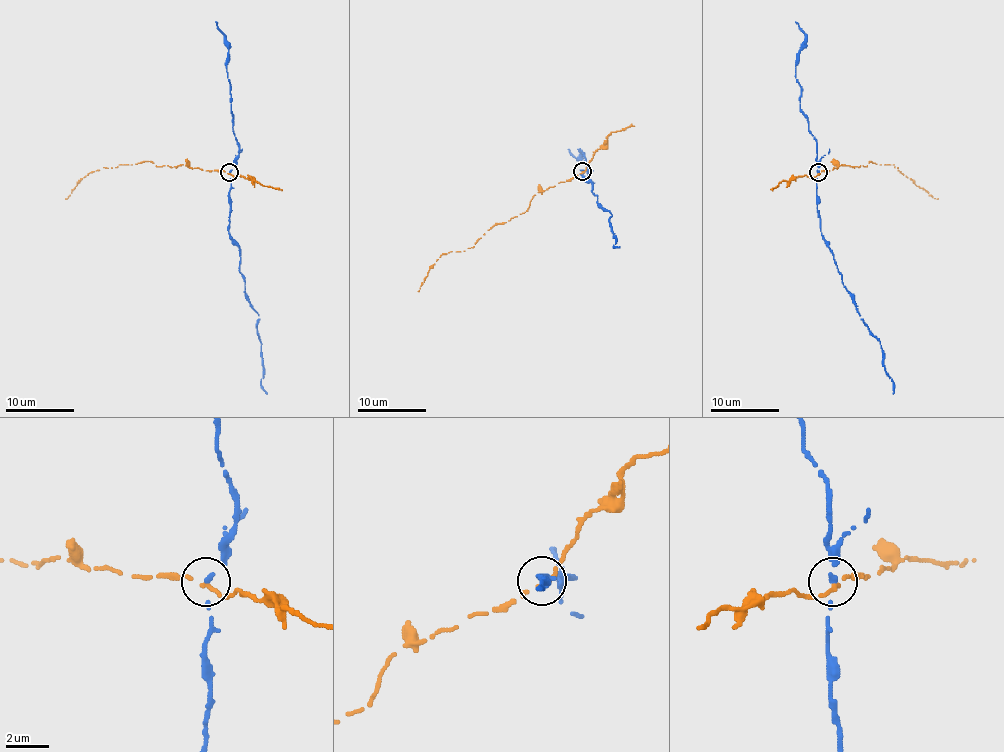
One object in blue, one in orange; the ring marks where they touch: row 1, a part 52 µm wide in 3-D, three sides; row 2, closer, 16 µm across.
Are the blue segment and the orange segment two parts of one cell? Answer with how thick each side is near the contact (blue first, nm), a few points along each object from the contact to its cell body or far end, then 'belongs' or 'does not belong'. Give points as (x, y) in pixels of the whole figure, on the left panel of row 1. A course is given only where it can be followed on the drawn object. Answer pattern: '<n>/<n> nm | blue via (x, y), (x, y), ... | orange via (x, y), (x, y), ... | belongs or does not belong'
240/240 nm | blue via (229, 172), (228, 234), (240, 251), (240, 272), (248, 303), (259, 315), (260, 387), (267, 394) | orange via (229, 173), (185, 165), (157, 167), (150, 161), (142, 161), (90, 172), (66, 198) | does not belong

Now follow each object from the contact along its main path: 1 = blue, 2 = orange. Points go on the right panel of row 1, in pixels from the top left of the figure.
1: (817, 172), (821, 234), (843, 287), (881, 346), (883, 366), (893, 394)
2: (817, 173), (833, 170), (838, 165), (866, 167), (871, 161), (893, 165), (938, 198)

